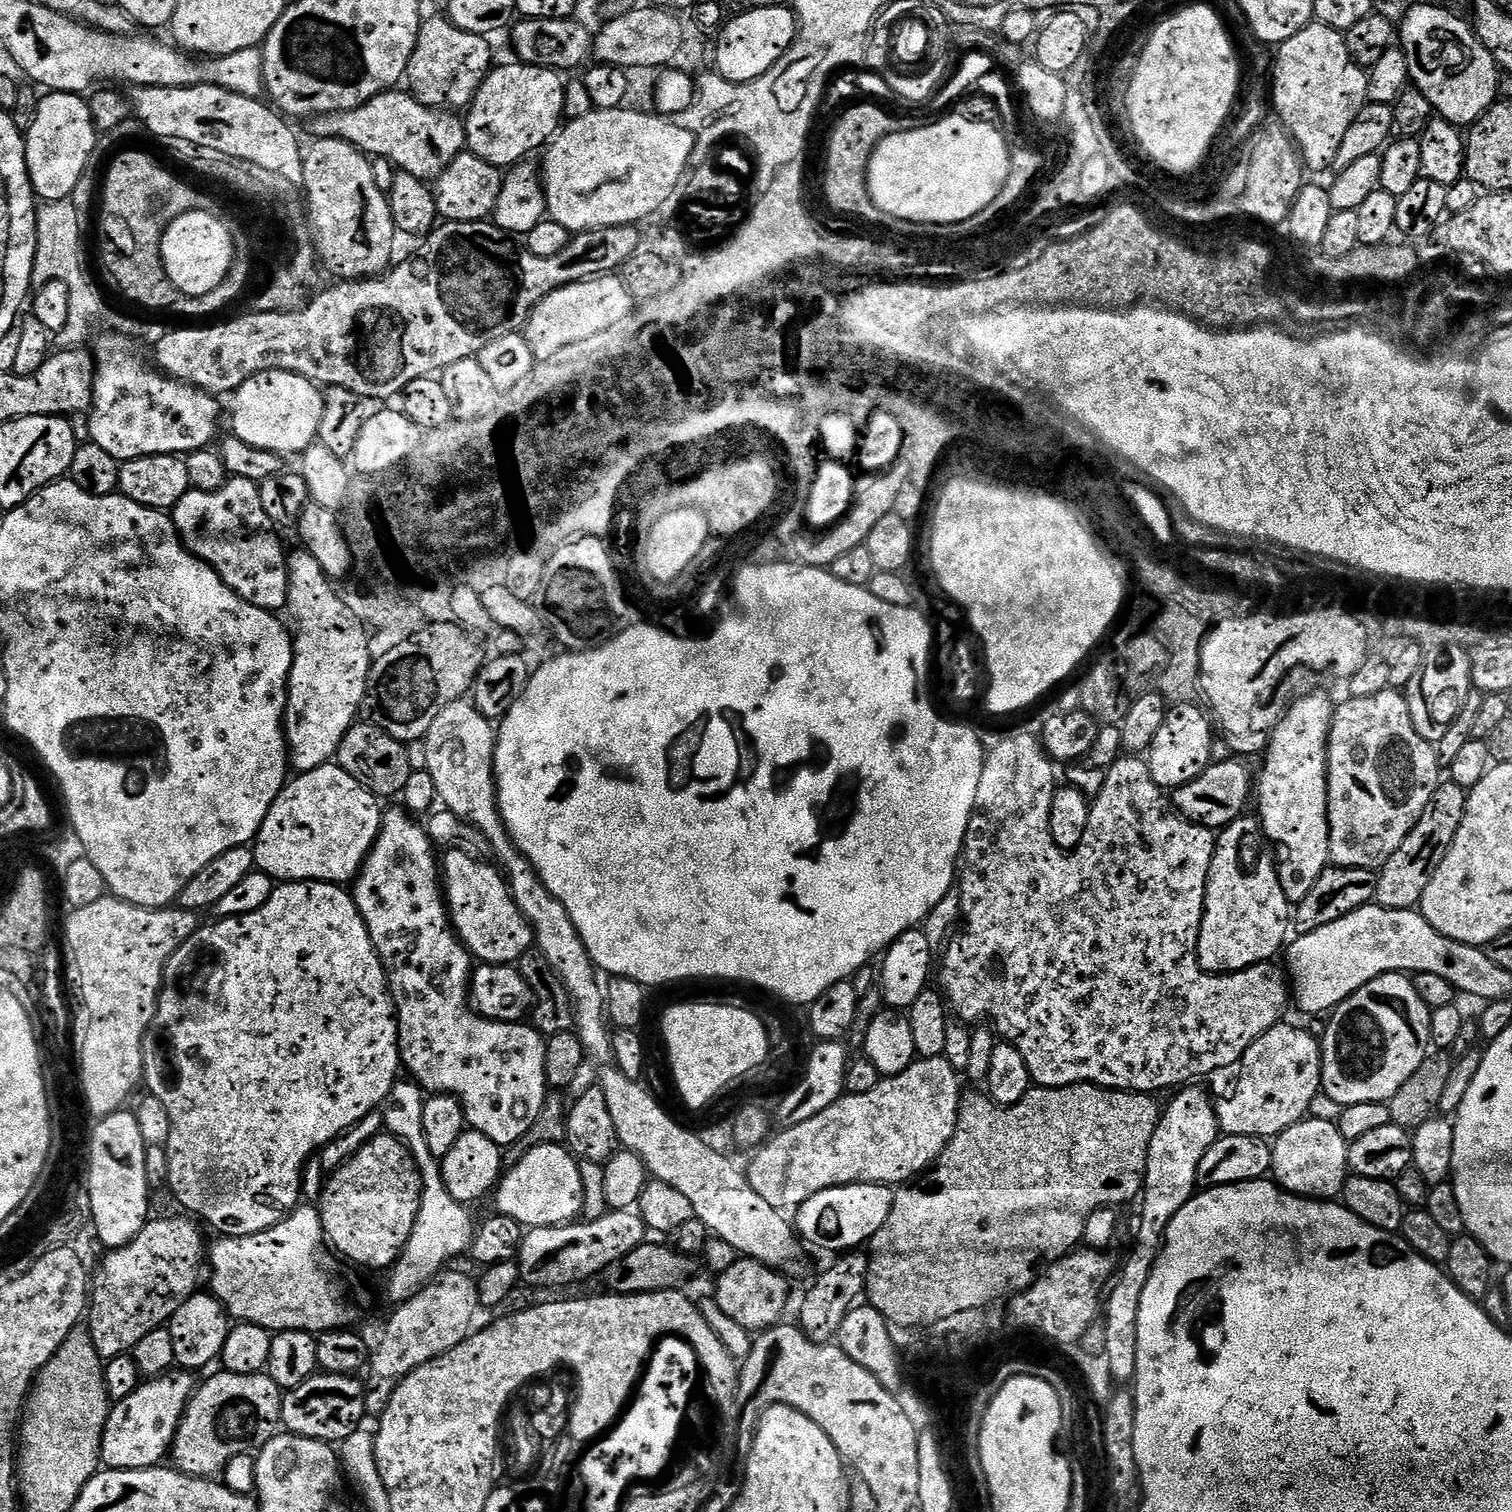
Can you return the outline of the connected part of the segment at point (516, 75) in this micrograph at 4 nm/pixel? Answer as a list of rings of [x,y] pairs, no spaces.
[[[511,63],[493,67],[468,105],[464,120],[467,151],[501,170],[527,161],[531,152],[539,153],[559,133],[565,119],[565,77],[555,68]]]

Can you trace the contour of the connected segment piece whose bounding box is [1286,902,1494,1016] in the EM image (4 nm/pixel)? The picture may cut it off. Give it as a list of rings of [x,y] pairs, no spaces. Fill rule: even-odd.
[[[1375,902],[1338,918],[1338,922],[1330,922],[1330,926],[1322,926],[1295,938],[1297,940],[1293,939],[1286,948],[1286,972],[1290,977],[1290,992],[1294,997],[1295,1007],[1297,1004],[1302,1011],[1309,1012],[1312,1016],[1319,1012],[1331,1013],[1343,1000],[1350,998],[1350,994],[1354,994],[1374,978],[1385,976],[1387,972],[1438,974],[1454,986],[1482,986],[1478,984],[1490,983],[1492,972],[1494,973],[1492,959],[1483,947],[1475,948],[1466,942],[1454,942],[1454,938],[1438,934],[1438,930],[1434,930],[1434,926],[1430,926],[1430,922],[1426,922],[1419,911],[1390,910]]]

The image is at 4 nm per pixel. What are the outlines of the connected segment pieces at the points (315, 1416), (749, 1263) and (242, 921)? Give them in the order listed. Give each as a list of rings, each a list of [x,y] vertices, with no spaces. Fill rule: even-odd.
[[[321,1371],[297,1388],[285,1391],[280,1402],[283,1427],[293,1436],[305,1436],[311,1440],[339,1442],[350,1438],[350,1434],[357,1432],[363,1425],[360,1423],[366,1420],[366,1388],[358,1381],[356,1376],[339,1376]]]
[[[742,1258],[730,1266],[730,1270],[719,1273],[714,1297],[722,1312],[728,1314],[740,1326],[748,1329],[752,1334],[759,1334],[767,1329],[776,1327],[785,1319],[784,1311],[788,1308],[789,1277],[779,1273],[775,1268],[768,1268],[762,1262]]]
[[[301,880],[299,882],[284,882],[279,885],[278,891],[264,908],[257,912],[247,913],[244,916],[230,916],[225,919],[217,919],[214,924],[197,927],[196,933],[192,935],[166,962],[164,967],[164,982],[160,985],[160,998],[156,1005],[156,1016],[152,1019],[152,1024],[144,1035],[144,1079],[143,1083],[148,1084],[150,1091],[156,1095],[158,1103],[164,1107],[164,1112],[168,1115],[168,1140],[166,1147],[170,1158],[170,1174],[168,1175],[167,1187],[172,1188],[176,1195],[176,1200],[181,1204],[185,1213],[199,1218],[205,1225],[220,1231],[221,1237],[226,1236],[249,1236],[265,1232],[284,1221],[284,1217],[295,1212],[300,1200],[300,1183],[304,1180],[304,1167],[308,1164],[308,1159],[315,1154],[319,1148],[327,1149],[332,1141],[339,1139],[344,1133],[356,1127],[360,1120],[366,1118],[371,1112],[377,1111],[387,1100],[390,1090],[398,1082],[396,1075],[401,1075],[402,1065],[400,1063],[400,1026],[396,1022],[396,1004],[392,1001],[392,991],[388,989],[388,979],[384,973],[384,967],[380,961],[380,956],[376,953],[376,948],[372,944],[370,934],[366,930],[366,922],[358,910],[356,901],[352,899],[351,891],[345,890],[339,884],[324,884],[321,880]]]

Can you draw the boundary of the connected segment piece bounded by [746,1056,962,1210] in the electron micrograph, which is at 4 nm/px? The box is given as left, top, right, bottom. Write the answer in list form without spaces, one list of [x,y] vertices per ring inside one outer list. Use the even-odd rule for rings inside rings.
[[[939,1056],[929,1060],[917,1059],[899,1076],[881,1079],[880,1084],[866,1094],[841,1096],[834,1106],[826,1106],[822,1114],[814,1114],[810,1122],[784,1128],[755,1149],[748,1168],[746,1164],[750,1186],[754,1186],[754,1191],[764,1201],[770,1202],[770,1206],[795,1210],[822,1190],[841,1188],[847,1184],[900,1186],[919,1177],[936,1163],[944,1147],[952,1141],[960,1113],[960,1080],[961,1073],[944,1056]]]

